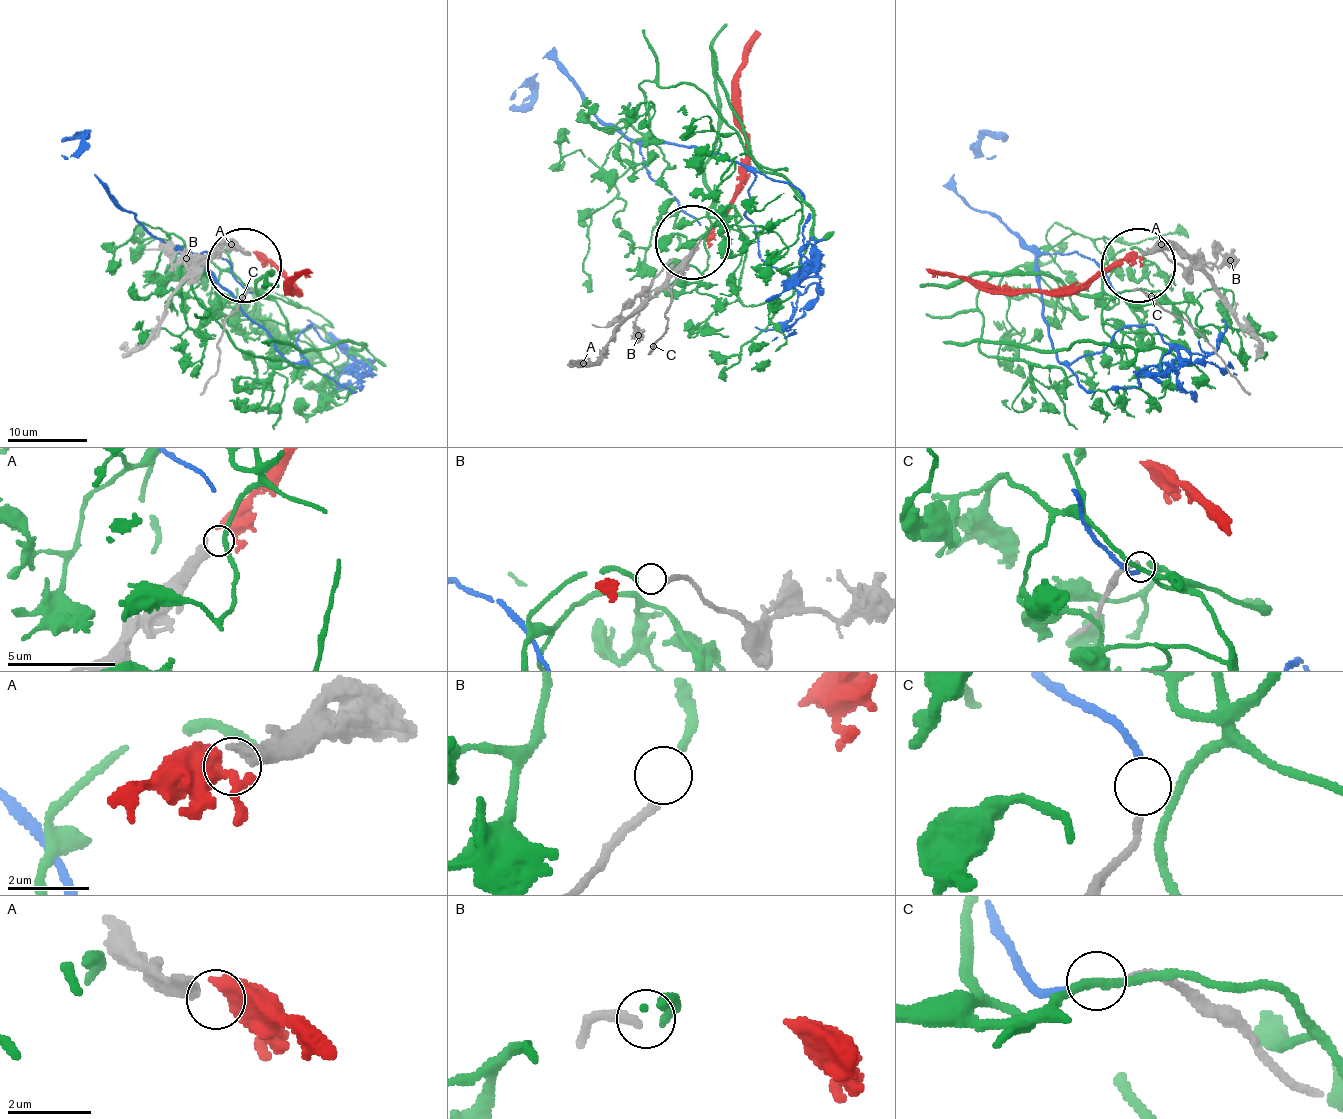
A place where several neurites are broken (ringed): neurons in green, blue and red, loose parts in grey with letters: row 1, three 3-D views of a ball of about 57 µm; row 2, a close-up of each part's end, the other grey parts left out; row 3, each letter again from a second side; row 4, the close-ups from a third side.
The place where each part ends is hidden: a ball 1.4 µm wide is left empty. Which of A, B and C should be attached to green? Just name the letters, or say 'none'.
B

